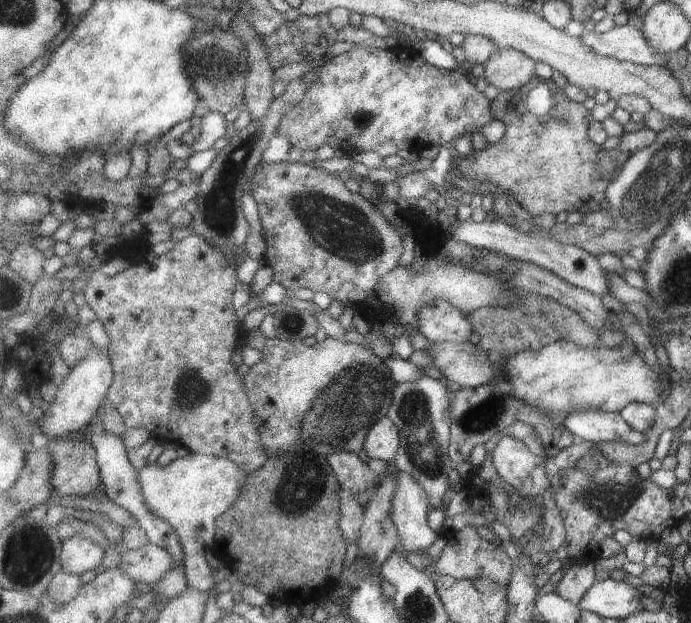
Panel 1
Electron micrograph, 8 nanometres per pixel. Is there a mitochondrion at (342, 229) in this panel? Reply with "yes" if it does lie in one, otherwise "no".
yes

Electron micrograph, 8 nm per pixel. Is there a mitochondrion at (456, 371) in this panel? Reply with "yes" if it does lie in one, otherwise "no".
no

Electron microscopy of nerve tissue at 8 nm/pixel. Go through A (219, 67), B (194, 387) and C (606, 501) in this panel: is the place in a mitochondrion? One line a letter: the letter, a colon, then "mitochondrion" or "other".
A: mitochondrion
B: mitochondrion
C: mitochondrion

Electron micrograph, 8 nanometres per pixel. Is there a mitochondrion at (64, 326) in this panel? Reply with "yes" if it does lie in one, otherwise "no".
no

